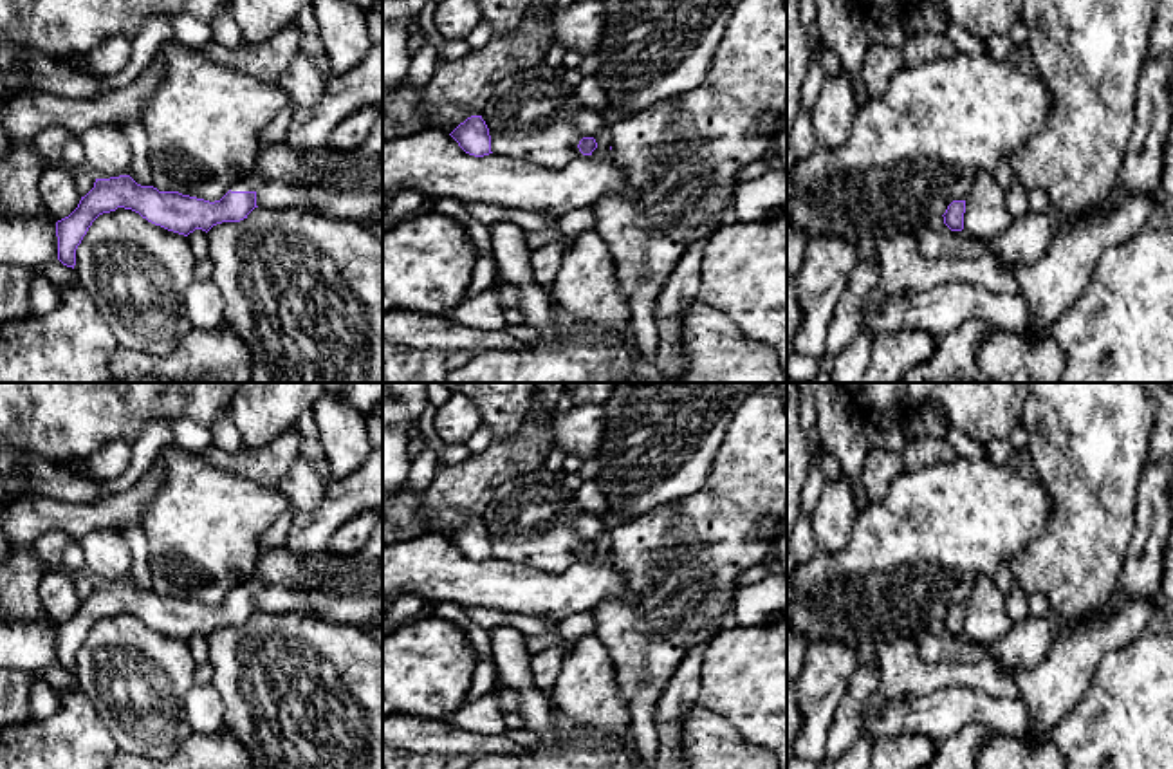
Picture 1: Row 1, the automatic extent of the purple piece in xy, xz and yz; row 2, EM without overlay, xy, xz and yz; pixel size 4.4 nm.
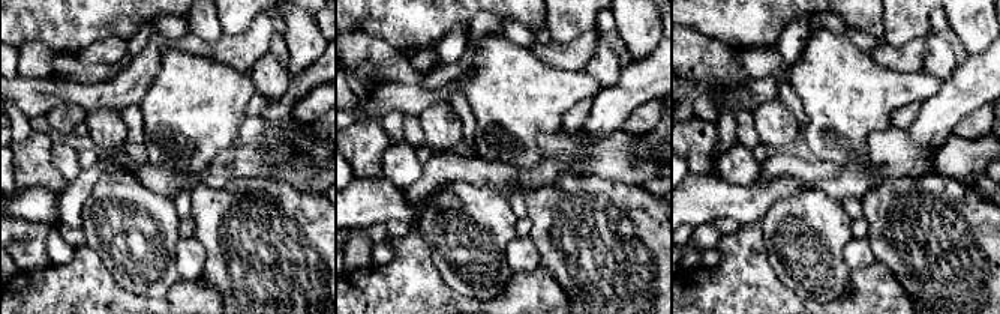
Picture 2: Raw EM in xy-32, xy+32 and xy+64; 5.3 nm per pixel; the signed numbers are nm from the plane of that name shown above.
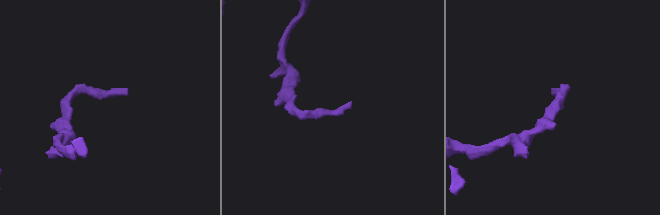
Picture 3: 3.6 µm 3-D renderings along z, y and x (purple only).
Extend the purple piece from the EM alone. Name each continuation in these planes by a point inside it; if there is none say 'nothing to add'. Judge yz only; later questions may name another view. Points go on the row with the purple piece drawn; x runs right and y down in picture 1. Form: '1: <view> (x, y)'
nothing to add

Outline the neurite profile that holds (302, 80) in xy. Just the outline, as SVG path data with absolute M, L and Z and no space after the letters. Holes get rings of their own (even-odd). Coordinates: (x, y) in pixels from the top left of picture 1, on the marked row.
M300 52L276 83L289 94L292 108L307 108L319 103L325 81L310 56Z

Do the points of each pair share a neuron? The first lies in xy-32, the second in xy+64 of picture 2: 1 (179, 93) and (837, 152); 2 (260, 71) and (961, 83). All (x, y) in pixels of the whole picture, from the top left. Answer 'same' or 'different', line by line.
1: same
2: different

